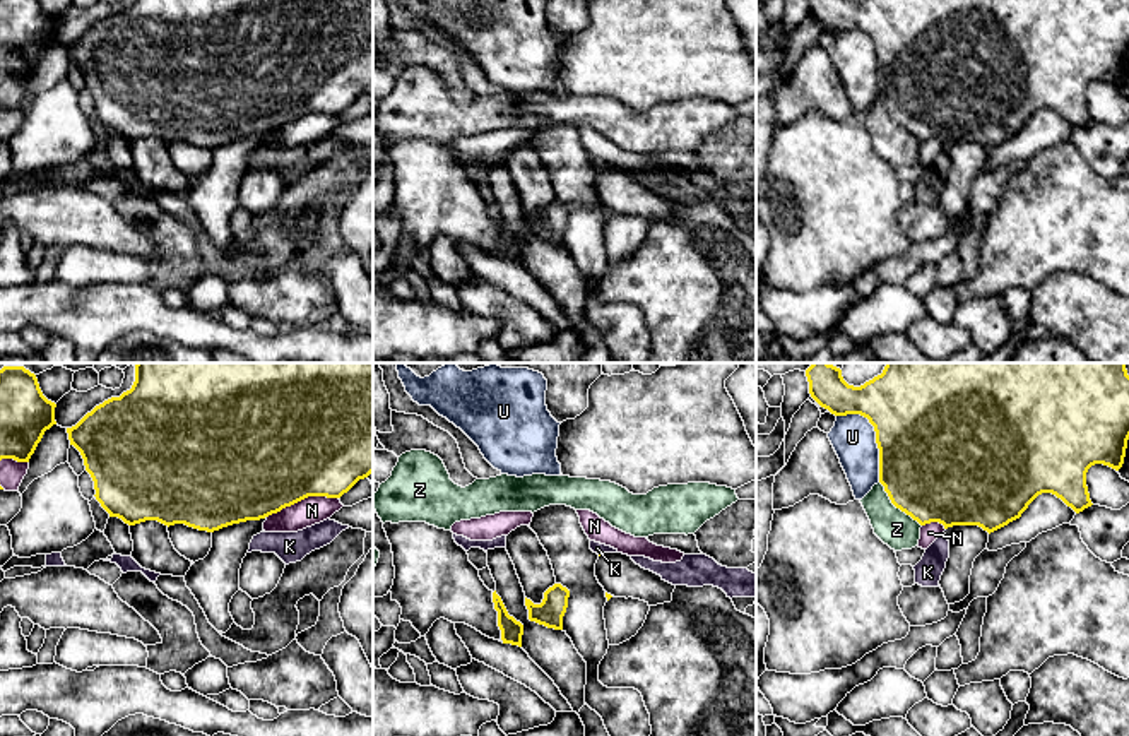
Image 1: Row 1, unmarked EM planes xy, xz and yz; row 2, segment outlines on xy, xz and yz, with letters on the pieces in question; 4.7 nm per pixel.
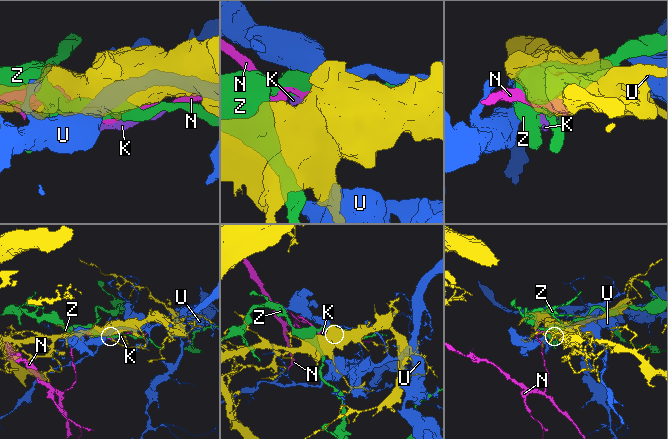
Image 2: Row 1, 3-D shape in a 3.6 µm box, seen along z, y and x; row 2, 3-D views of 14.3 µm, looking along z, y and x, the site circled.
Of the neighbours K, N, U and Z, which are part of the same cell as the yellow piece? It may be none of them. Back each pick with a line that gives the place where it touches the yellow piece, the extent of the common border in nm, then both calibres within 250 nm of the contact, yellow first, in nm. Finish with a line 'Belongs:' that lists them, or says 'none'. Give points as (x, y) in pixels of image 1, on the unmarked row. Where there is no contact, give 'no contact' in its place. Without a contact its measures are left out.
Belongs: none

